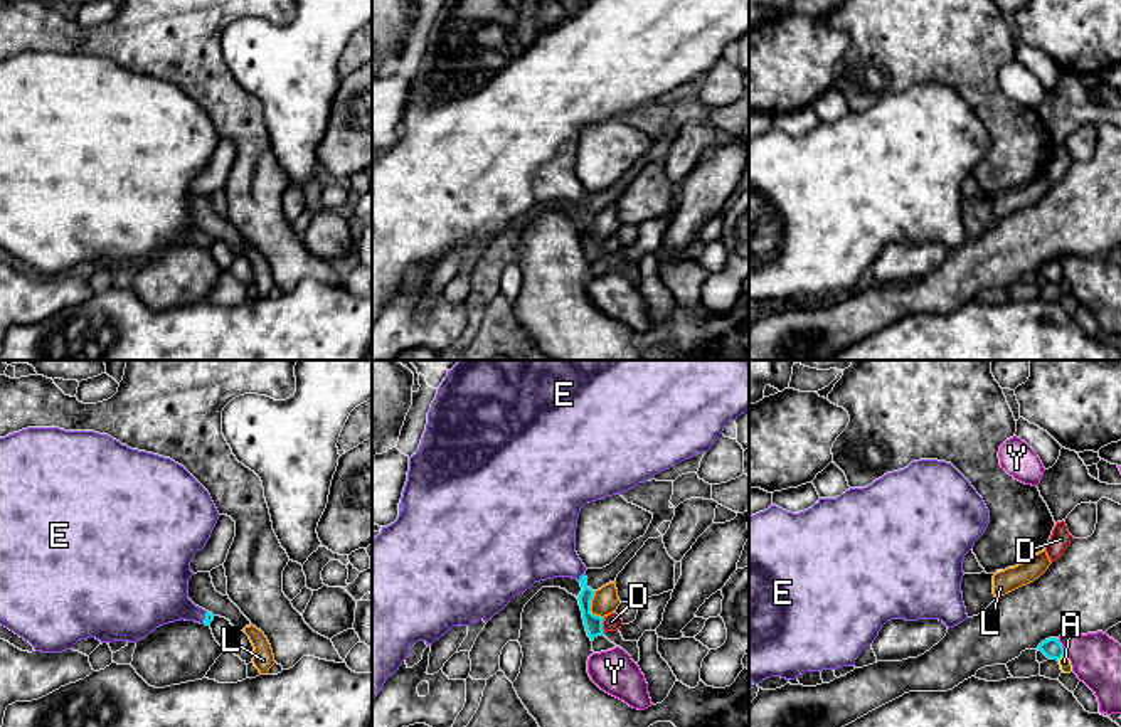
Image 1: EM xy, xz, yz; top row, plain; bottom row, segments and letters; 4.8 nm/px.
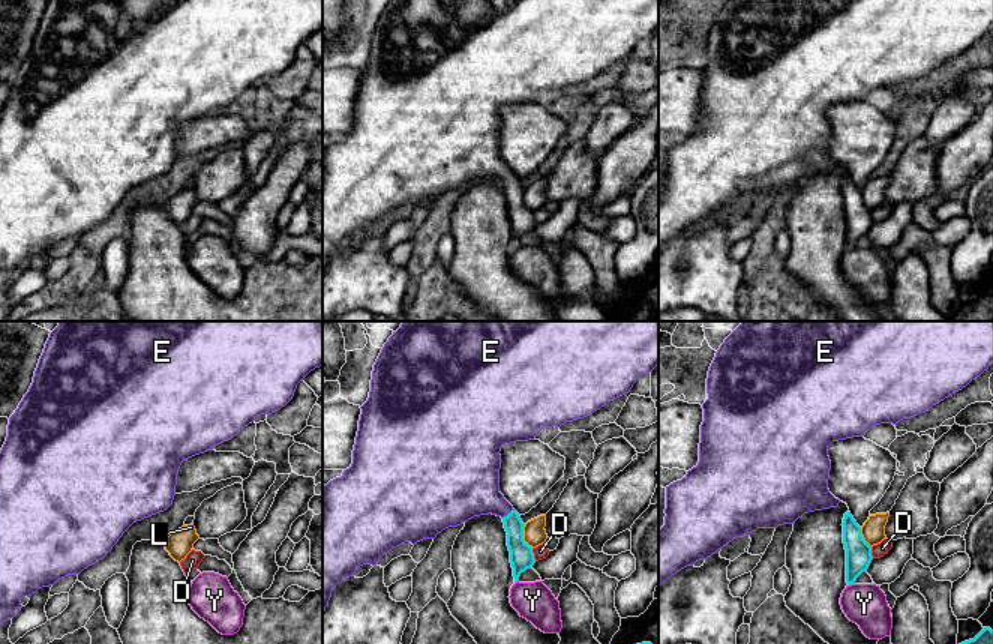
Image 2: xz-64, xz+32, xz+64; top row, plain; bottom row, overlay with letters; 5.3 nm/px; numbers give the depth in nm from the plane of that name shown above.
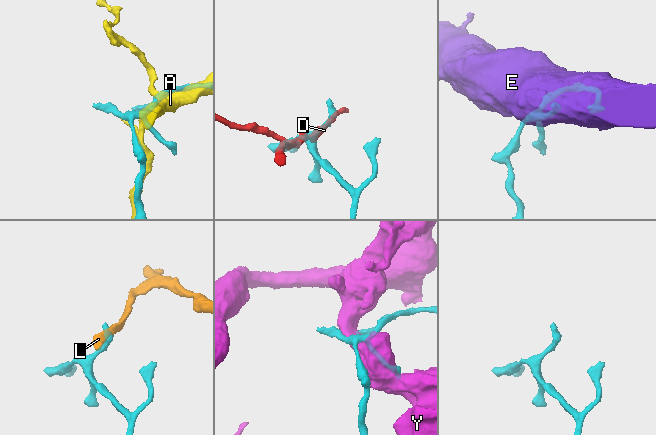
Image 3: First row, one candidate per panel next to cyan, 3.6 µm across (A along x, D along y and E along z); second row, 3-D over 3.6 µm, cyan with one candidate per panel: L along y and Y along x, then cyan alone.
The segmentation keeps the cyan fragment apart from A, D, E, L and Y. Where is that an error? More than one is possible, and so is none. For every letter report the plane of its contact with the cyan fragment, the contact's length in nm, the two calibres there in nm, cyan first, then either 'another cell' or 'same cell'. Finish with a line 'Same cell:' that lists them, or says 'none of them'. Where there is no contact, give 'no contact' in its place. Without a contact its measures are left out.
A: contact in yz; length 40 nm; calibres 100 and 60 nm; another cell
D: contact in xz; length 70 nm; calibres 90 and 80 nm; another cell
E: contact in xz; length 50 nm; calibres 90 and 340 nm; same cell
L: contact in xz; length 140 nm; calibres 90 and 120 nm; another cell
Y: contact in yz; length 90 nm; calibres 100 and 240 nm; another cell
Same cell: E

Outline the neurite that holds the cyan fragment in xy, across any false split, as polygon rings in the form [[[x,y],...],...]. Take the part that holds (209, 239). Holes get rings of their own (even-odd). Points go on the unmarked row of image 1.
[[[27,50],[0,61],[0,247],[42,276],[67,274],[88,261],[96,261],[101,266],[136,266],[157,251],[182,242],[210,249],[214,237],[189,222],[189,202],[194,199],[190,185],[205,170],[219,140],[209,114],[182,88],[153,76],[131,72],[108,57]]]

